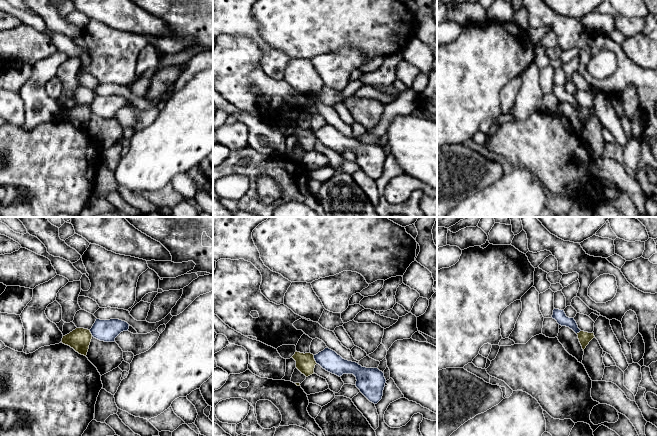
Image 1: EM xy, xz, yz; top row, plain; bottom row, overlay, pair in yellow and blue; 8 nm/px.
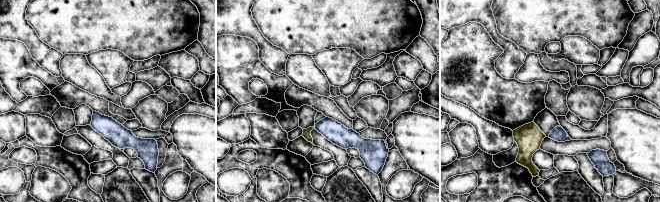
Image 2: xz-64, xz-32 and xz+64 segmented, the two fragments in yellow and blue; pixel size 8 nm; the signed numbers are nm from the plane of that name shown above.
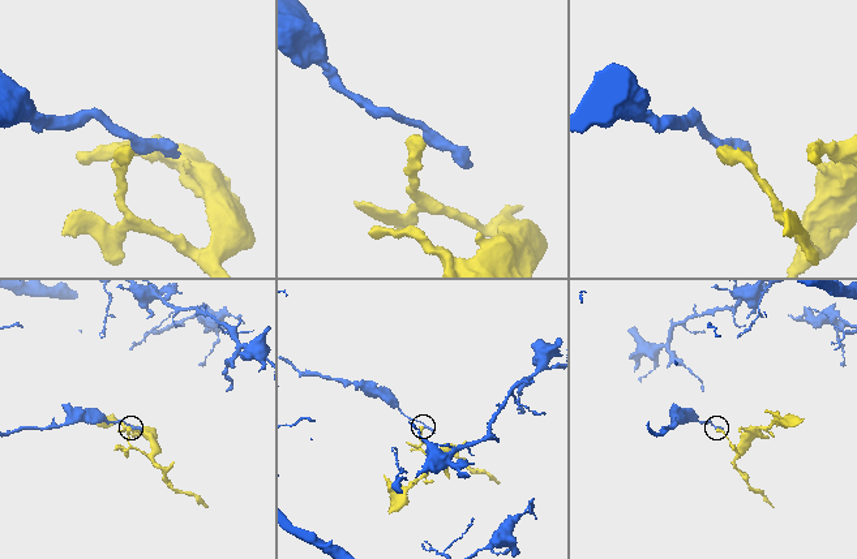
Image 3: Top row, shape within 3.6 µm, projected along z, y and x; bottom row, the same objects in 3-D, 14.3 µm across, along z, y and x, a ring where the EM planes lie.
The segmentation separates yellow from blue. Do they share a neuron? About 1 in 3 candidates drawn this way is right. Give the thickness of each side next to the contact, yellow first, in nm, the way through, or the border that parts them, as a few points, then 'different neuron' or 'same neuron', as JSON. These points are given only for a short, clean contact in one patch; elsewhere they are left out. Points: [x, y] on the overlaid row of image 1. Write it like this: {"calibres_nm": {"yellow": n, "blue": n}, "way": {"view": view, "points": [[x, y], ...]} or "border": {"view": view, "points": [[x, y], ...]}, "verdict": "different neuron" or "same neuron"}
{"calibres_nm": {"yellow": 160, "blue": 160}, "border": {"view": "xz", "points": [[313, 355], [317, 363]]}, "verdict": "different neuron"}

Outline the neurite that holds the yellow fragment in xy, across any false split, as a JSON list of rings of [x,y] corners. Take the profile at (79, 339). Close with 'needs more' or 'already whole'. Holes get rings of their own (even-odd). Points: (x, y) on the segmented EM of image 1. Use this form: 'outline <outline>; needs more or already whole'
outline [[[76,328],[69,334],[63,336],[62,343],[70,346],[76,352],[86,356],[92,339],[90,330],[84,328]]]; already whole

